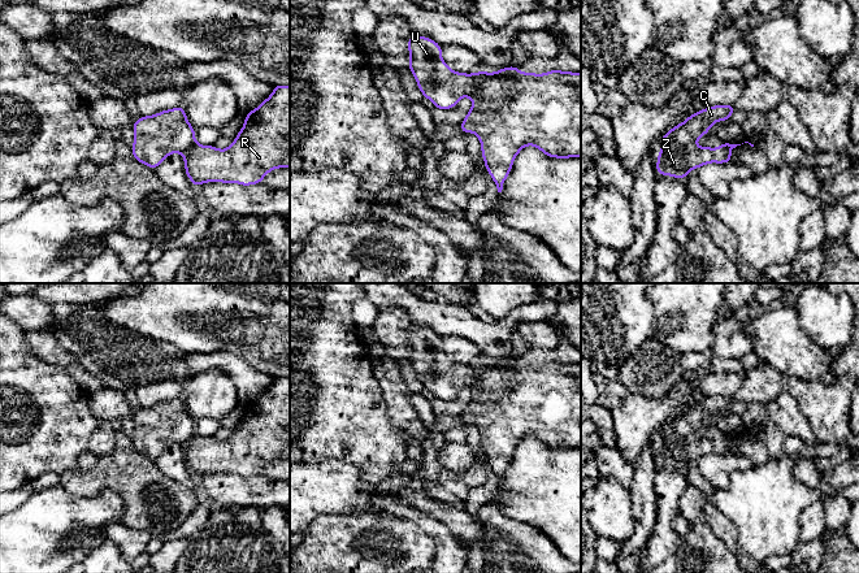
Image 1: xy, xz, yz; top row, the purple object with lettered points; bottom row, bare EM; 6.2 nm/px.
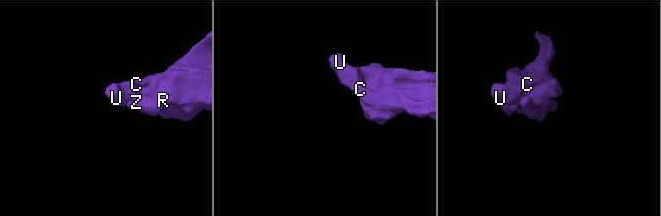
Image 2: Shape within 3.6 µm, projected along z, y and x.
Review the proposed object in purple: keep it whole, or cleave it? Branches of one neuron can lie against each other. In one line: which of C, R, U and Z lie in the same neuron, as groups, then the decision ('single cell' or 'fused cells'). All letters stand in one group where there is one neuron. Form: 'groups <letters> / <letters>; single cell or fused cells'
groups C U / R Z; fused cells

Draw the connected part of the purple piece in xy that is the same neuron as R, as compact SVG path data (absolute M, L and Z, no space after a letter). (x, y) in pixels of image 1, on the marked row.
M278 84L257 108L244 116L244 125L226 148L195 143L185 155L185 172L196 187L208 182L257 185L274 169L290 169L290 86Z

